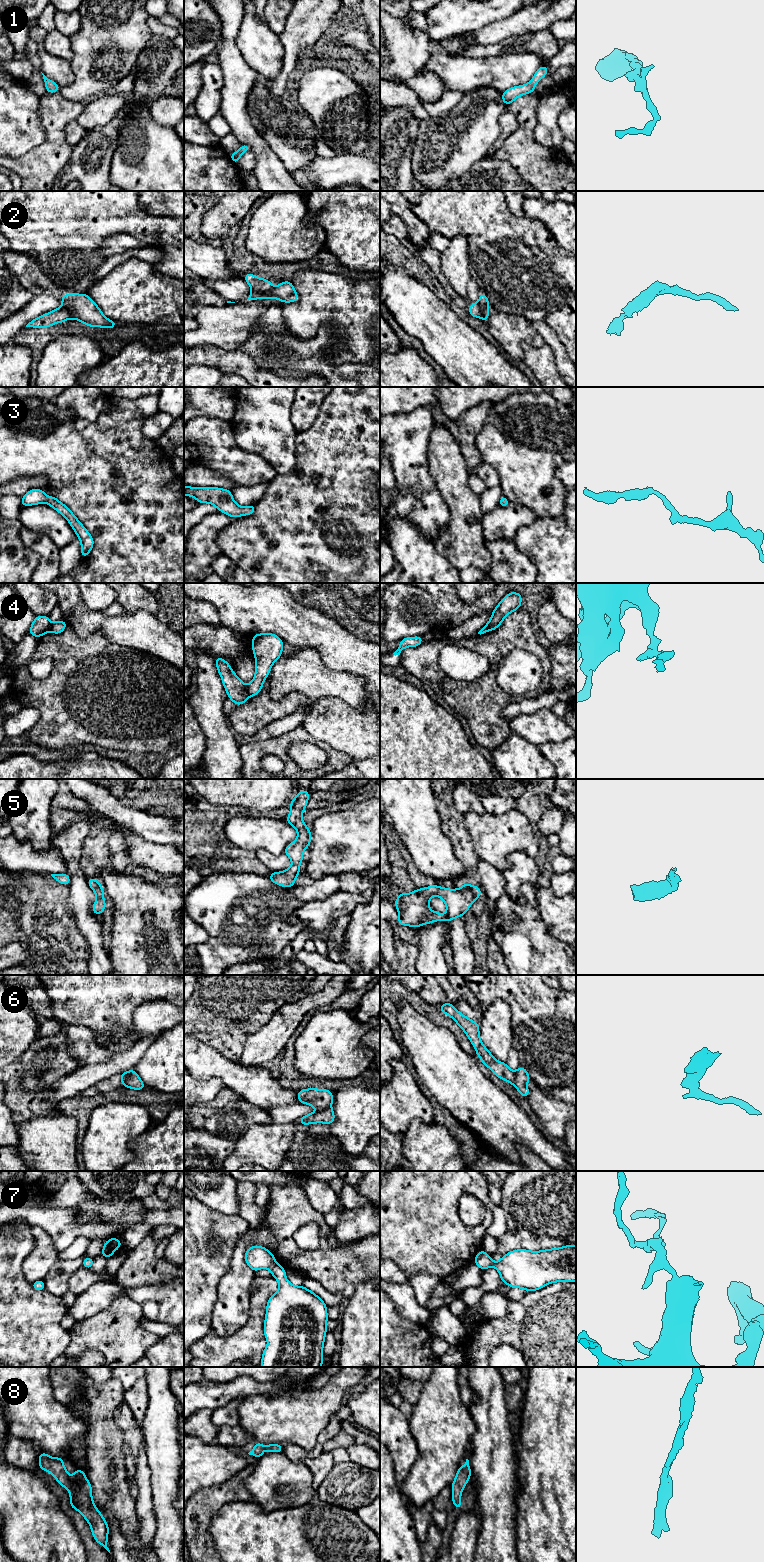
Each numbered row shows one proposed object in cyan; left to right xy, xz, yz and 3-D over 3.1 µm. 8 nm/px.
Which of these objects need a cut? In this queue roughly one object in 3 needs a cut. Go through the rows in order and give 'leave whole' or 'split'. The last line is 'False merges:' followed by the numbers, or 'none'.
1: leave whole
2: split
3: leave whole
4: split
5: leave whole
6: split
7: leave whole
8: leave whole
False merges: 2, 4, 6

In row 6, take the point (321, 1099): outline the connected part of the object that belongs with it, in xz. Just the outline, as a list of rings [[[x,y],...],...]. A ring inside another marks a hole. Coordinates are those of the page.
[[[303,1089],[297,1092],[299,1103],[315,1107],[317,1111],[325,1110],[333,1102],[334,1094],[327,1089]]]

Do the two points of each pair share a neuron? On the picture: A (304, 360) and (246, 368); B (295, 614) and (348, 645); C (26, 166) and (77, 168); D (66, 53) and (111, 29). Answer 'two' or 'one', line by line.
A: two
B: one
C: two
D: two

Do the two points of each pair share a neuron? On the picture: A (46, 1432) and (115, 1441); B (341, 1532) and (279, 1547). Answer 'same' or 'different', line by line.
A: different
B: same

